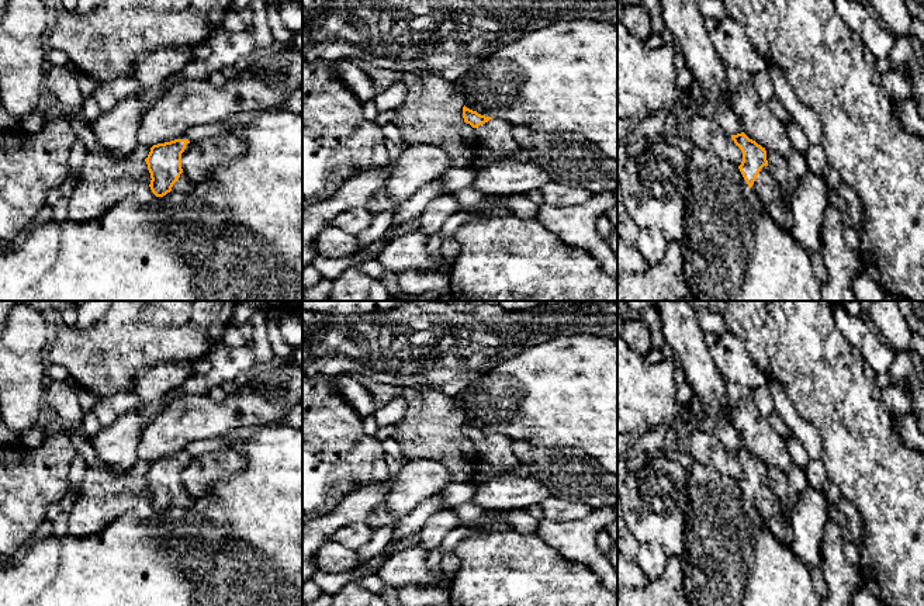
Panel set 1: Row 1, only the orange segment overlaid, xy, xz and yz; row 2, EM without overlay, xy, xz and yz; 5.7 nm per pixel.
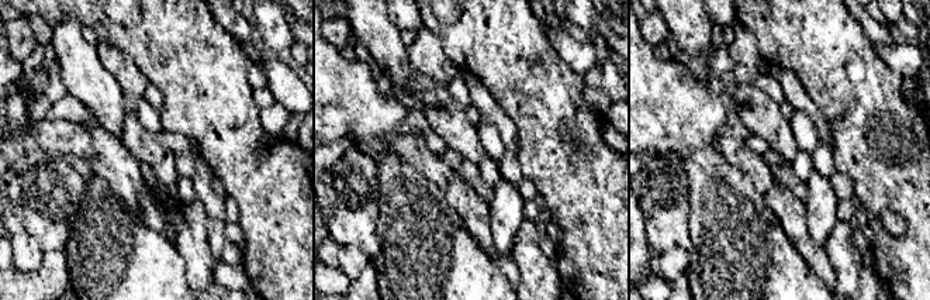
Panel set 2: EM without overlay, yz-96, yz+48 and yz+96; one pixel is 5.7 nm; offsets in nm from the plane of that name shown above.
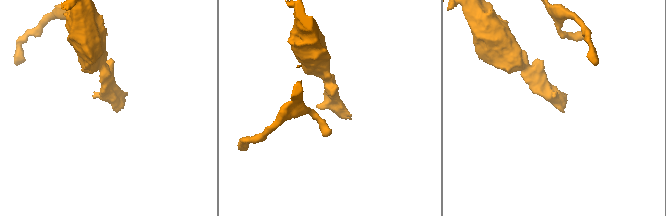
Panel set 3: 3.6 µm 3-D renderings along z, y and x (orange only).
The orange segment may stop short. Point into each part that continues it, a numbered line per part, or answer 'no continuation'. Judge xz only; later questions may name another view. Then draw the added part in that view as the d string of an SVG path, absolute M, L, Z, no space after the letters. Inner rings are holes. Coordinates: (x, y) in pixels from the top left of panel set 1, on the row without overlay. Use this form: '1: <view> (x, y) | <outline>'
1: xz (497, 450) | M492 433L488 437L474 443L481 460L487 461L499 472L511 472L519 465L513 453L513 440L508 436Z

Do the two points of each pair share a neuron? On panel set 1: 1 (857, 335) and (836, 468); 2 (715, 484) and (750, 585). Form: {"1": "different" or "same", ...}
{"1": "different", "2": "same"}

